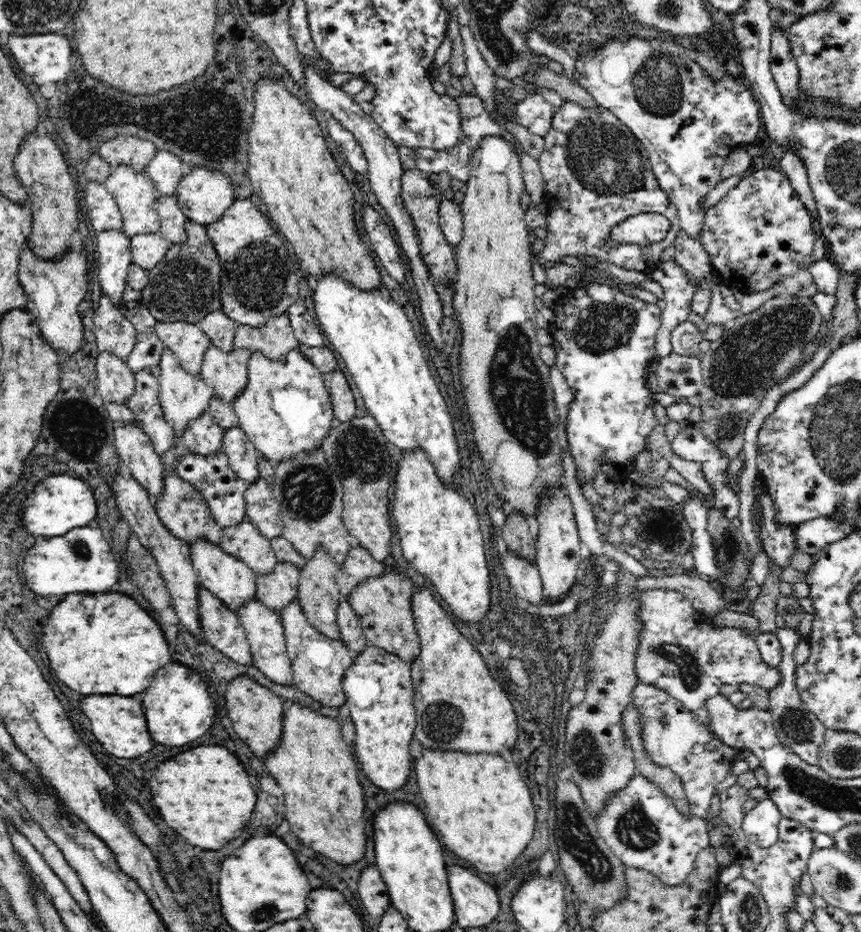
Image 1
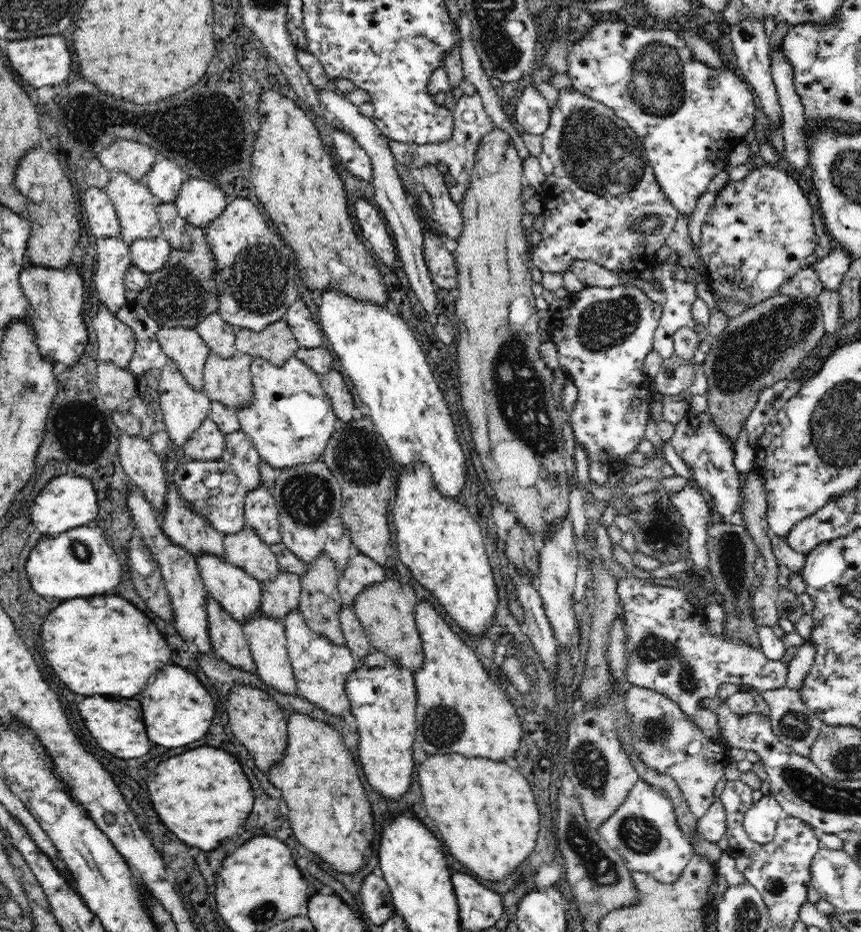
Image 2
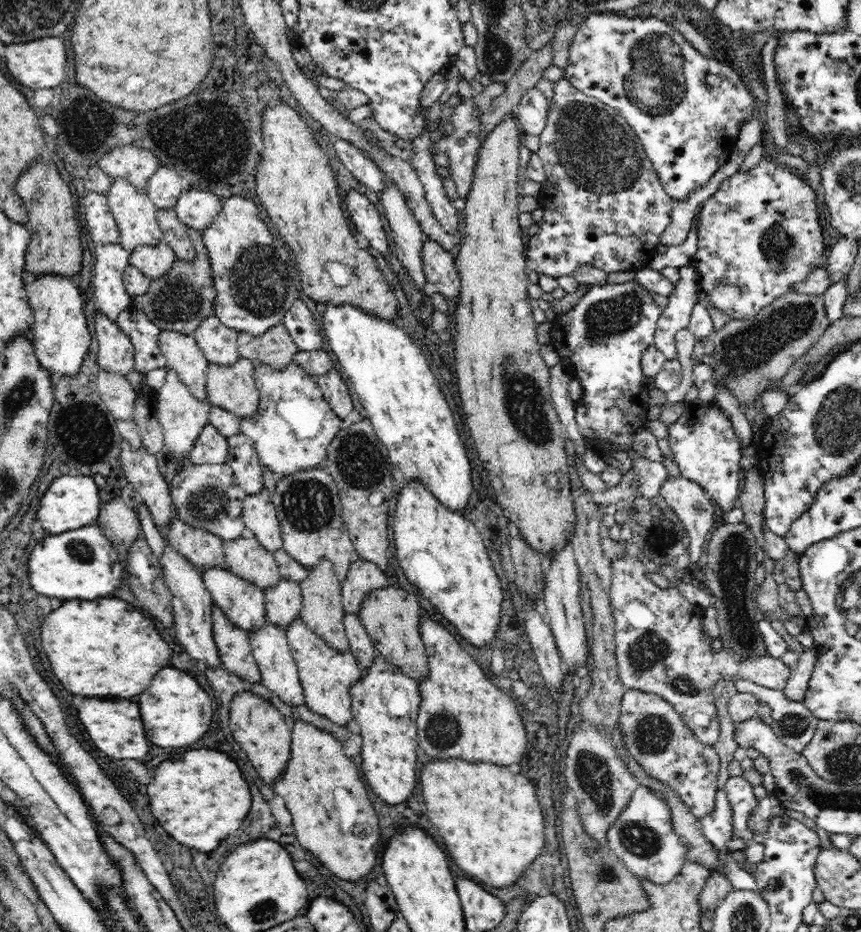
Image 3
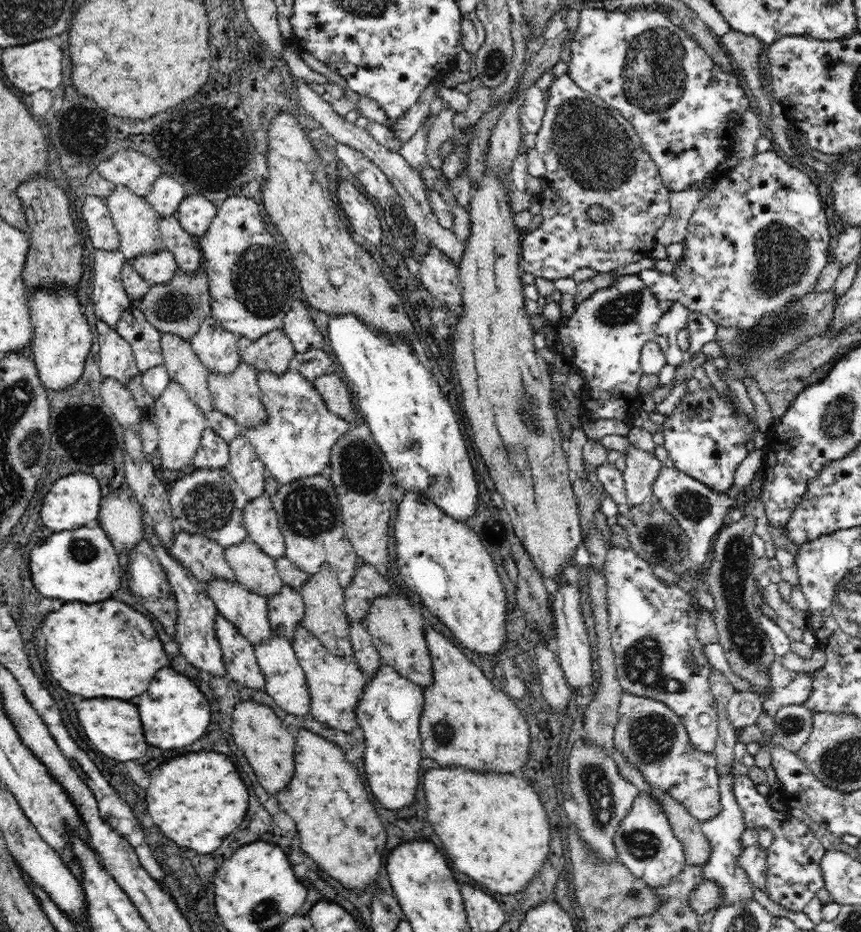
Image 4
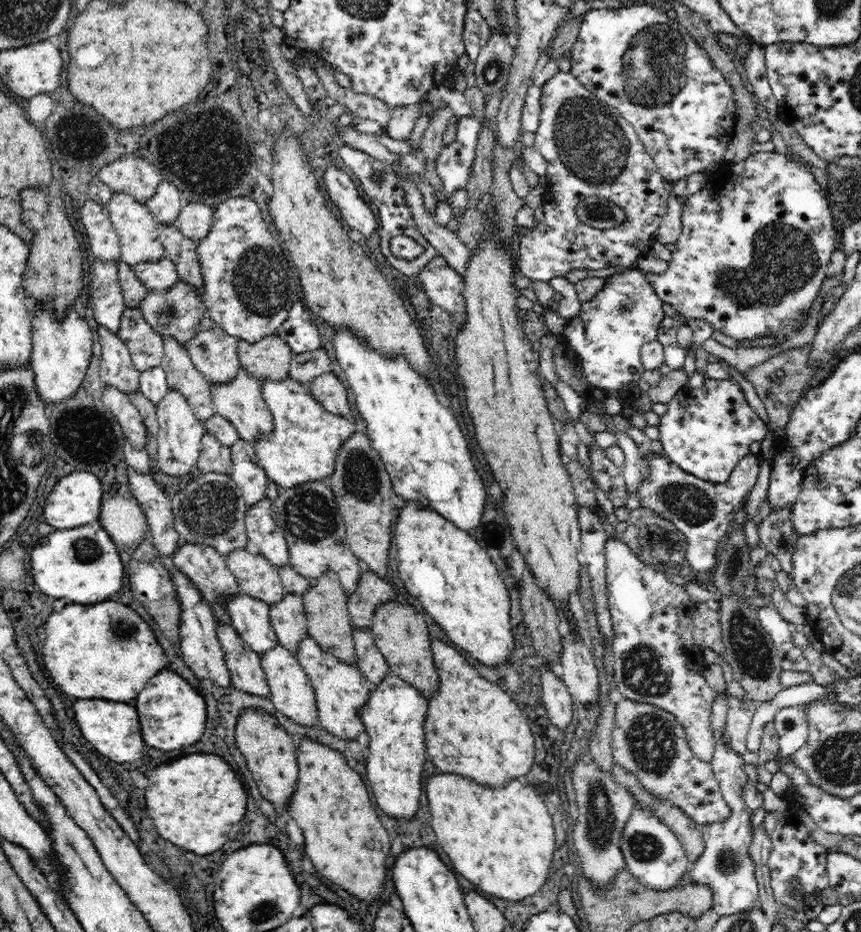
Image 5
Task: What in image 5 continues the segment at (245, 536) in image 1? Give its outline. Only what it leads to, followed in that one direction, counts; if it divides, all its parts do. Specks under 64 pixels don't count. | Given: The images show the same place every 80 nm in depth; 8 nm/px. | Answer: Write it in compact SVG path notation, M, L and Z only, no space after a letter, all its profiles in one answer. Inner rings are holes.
M246 549L237 550L225 558L228 568L238 582L241 593L268 603L279 603L285 589L278 575L278 567L262 555L254 555Z

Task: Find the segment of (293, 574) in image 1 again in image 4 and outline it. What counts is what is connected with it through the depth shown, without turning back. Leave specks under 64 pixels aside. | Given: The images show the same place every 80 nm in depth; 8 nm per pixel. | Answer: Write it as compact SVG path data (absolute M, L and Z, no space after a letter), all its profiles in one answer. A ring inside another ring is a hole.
M284 585L280 592L267 598L271 628L292 642L294 631L300 626L305 606L298 590Z

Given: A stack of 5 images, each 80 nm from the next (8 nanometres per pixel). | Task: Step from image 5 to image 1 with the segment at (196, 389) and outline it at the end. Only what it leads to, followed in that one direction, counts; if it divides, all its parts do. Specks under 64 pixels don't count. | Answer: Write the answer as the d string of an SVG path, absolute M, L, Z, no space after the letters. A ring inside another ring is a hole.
M156 321L155 334L176 355L181 367L194 376L201 374L203 358L211 342L197 324Z

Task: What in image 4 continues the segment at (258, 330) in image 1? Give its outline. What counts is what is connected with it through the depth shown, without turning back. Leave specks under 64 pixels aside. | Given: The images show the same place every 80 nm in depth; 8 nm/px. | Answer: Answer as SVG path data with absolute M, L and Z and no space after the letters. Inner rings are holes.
M272 330L258 340L239 337L237 349L242 360L256 372L270 371L281 375L290 369L289 362L297 353L292 341L281 330Z

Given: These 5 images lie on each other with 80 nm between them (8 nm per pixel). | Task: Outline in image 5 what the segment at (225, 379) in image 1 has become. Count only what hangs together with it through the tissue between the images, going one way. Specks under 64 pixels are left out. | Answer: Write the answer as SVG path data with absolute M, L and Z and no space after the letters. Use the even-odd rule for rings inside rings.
M241 367L238 374L229 383L211 386L215 412L226 418L238 429L240 438L252 444L257 436L269 435L275 427L270 409L262 396L261 387L259 380L250 375L244 367Z

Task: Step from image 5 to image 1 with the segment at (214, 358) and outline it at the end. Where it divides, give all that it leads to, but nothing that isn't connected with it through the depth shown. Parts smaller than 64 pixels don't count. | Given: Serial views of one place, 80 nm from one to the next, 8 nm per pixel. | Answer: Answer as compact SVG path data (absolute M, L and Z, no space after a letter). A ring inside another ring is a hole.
M224 311L209 312L202 320L197 322L197 325L218 349L229 351L235 347L234 338L238 324L228 318Z

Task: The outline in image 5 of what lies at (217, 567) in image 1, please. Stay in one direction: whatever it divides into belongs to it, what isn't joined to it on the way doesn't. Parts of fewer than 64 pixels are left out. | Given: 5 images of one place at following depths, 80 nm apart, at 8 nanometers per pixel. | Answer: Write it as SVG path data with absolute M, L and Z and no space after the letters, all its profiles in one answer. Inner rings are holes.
M244 593L225 598L231 625L254 652L266 654L279 642L271 625L268 603Z

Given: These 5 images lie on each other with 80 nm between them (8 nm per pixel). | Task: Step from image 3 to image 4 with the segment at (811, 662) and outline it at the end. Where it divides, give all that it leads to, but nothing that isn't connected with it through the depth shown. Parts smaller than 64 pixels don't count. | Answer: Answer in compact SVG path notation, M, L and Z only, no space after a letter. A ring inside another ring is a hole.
M797 672L790 684L773 689L771 696L763 700L762 711L765 710L770 716L774 716L782 705L804 705L812 689L813 678L810 673Z

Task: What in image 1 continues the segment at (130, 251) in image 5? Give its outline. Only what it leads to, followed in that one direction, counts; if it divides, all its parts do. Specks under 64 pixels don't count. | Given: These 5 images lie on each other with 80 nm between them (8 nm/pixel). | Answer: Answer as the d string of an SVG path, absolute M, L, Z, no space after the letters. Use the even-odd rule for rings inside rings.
M126 164L116 165L113 167L110 177L104 186L114 196L114 199L116 199L116 204L122 215L122 230L126 236L132 238L142 233L159 232L160 217L155 209L158 194L145 171L136 172Z

